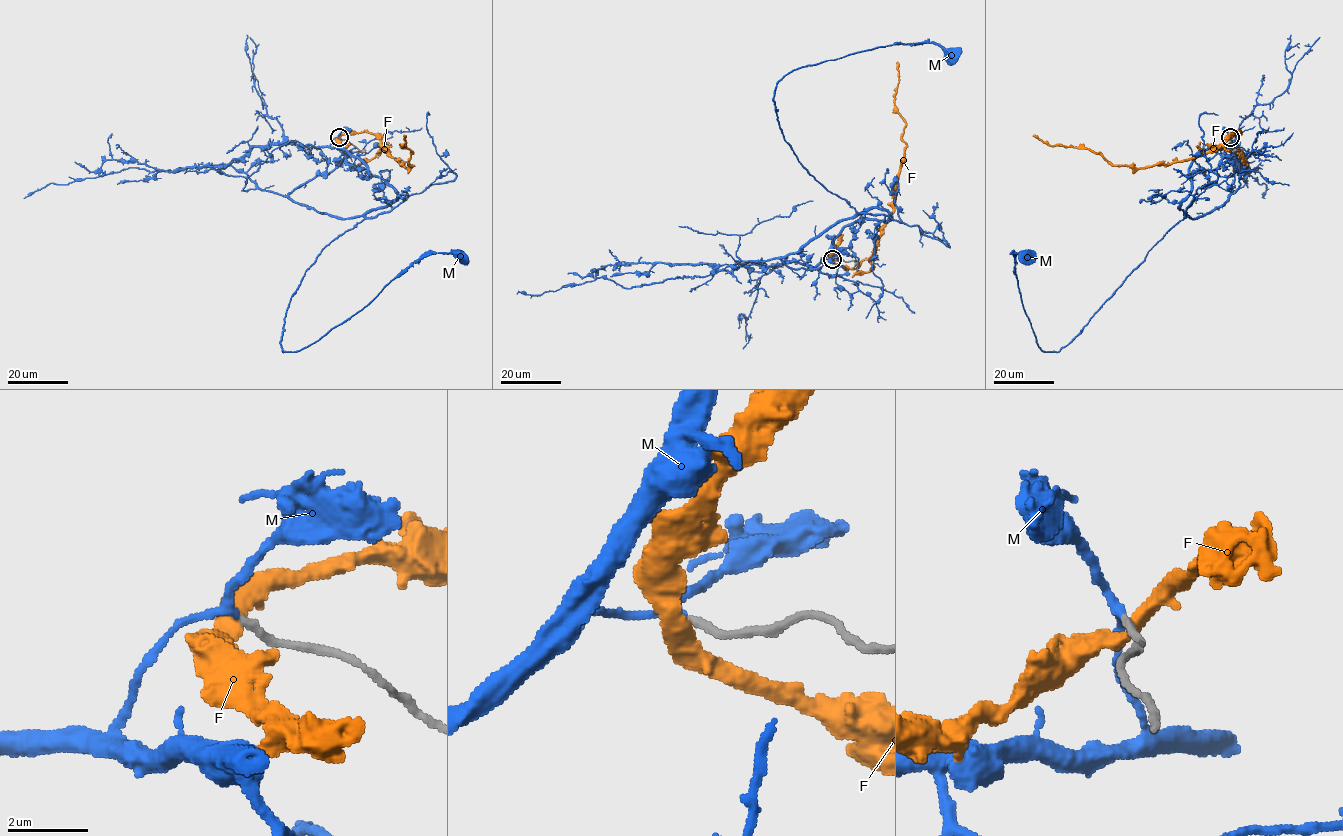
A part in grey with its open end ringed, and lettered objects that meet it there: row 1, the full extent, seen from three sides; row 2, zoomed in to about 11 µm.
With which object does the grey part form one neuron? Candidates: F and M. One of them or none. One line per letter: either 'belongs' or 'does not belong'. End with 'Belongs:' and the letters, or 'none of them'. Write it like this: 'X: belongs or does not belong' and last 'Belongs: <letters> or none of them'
F: does not belong
M: belongs
Belongs: M

